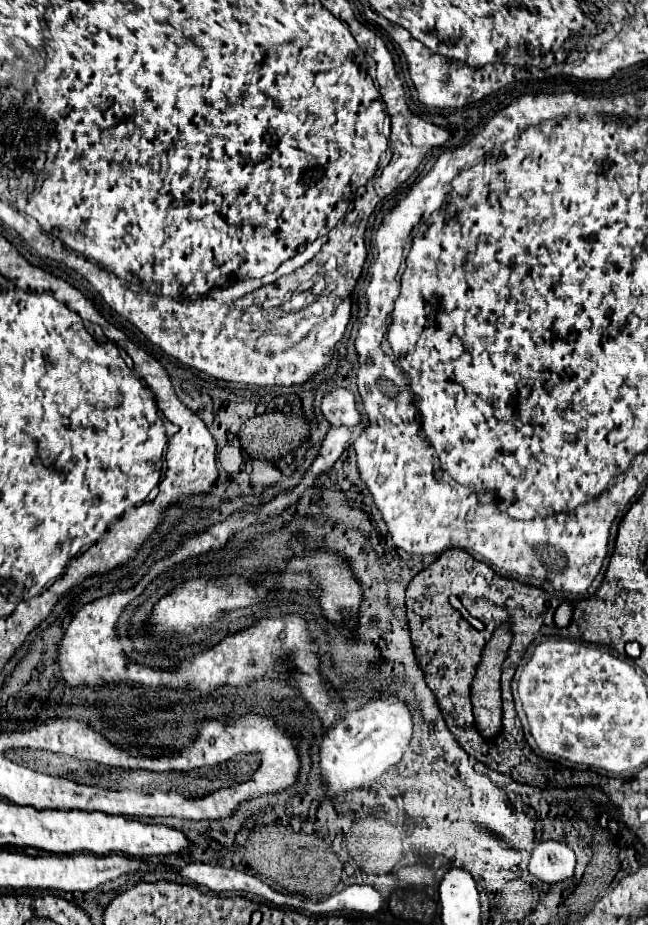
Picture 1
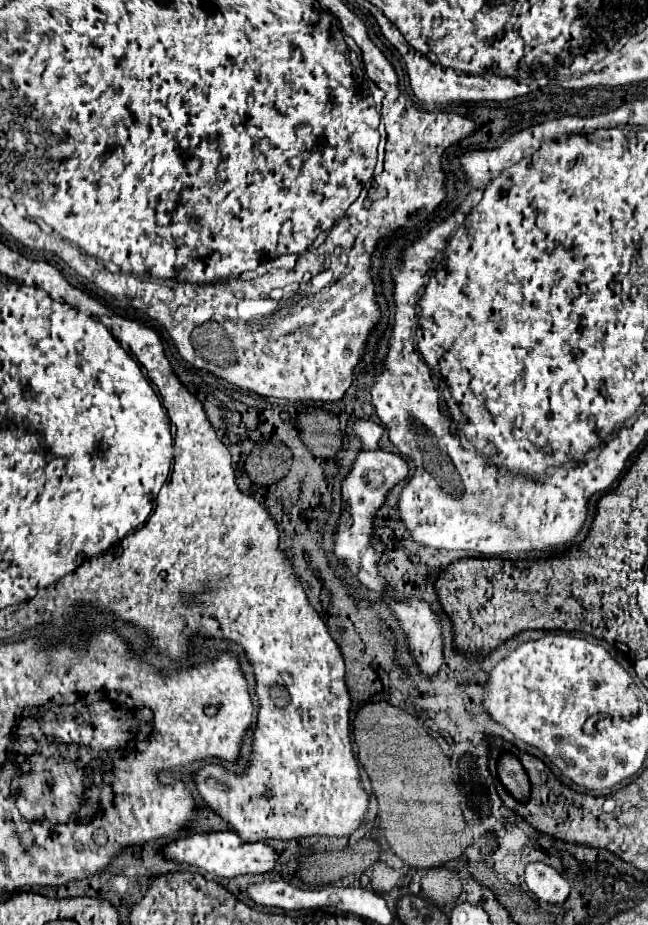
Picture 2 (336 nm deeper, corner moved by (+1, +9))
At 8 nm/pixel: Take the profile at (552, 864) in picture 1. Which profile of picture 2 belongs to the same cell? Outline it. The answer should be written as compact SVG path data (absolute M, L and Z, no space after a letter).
M542 862L528 864L526 884L538 900L548 904L562 904L570 894L570 884L552 866Z

